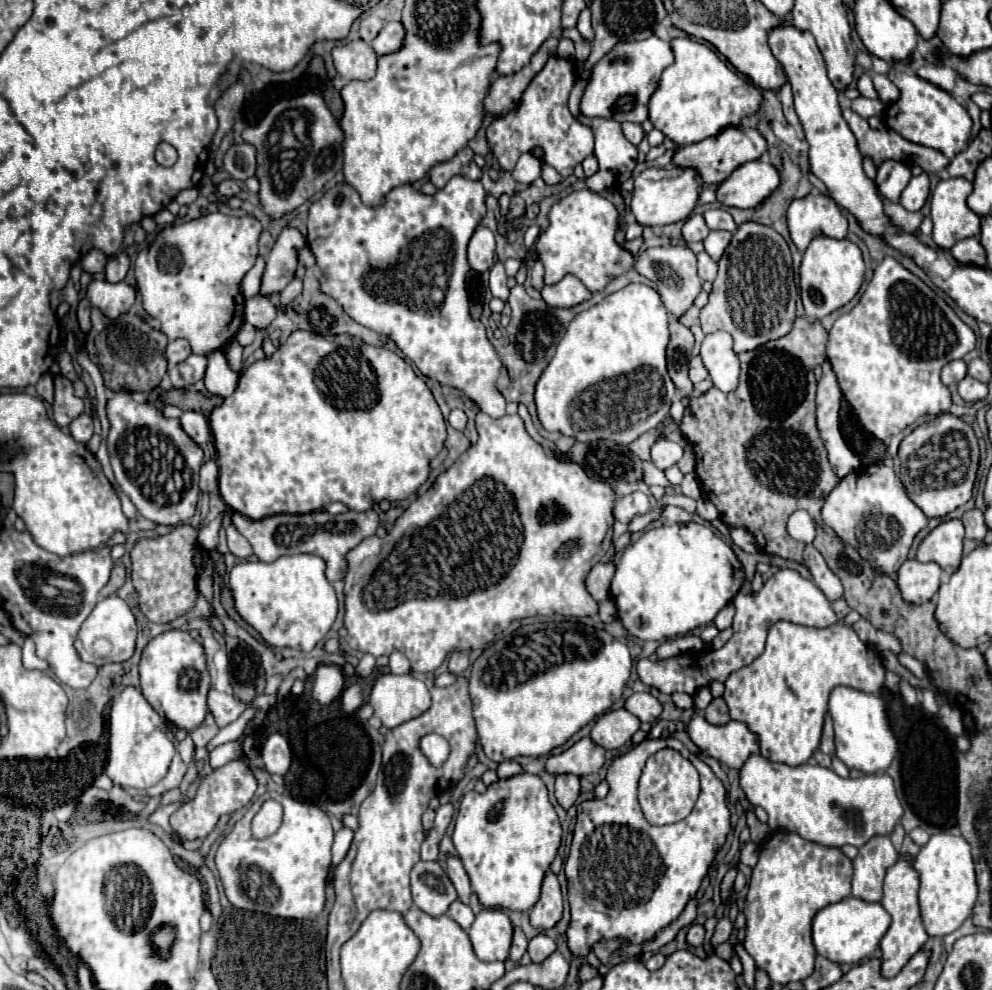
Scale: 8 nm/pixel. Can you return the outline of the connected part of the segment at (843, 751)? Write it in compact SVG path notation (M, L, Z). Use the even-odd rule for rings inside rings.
M834 687L828 699L828 713L834 721L836 757L840 761L862 773L878 773L890 767L898 751L898 741L890 729L886 703L882 697L852 687Z

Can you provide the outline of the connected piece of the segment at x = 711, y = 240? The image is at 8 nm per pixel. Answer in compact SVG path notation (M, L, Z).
M710 231L710 235L704 239L704 251L714 259L714 261L720 261L724 249L728 247L732 239L732 233L728 231Z

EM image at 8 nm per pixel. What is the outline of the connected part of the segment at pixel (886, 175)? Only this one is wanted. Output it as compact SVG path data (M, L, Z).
M888 161L882 163L876 175L876 185L880 195L884 195L890 201L898 201L900 199L900 191L908 185L908 179L912 179L910 169L904 163L896 163L896 161Z

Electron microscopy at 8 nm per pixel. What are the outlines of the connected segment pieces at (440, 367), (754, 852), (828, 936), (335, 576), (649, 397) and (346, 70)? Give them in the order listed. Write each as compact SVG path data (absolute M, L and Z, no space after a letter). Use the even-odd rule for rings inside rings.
M460 175L452 177L436 195L424 195L412 185L396 187L380 207L364 205L350 185L338 183L310 205L306 239L320 269L320 291L324 295L338 301L360 325L390 337L426 377L462 389L490 417L504 417L506 401L494 387L500 357L490 345L484 325L470 317L466 293L466 275L470 271L466 245L486 215L484 199L482 181ZM338 193L344 197L342 203L336 203Z
M748 841L748 843L744 845L742 853L740 853L740 861L742 861L744 865L748 865L748 867L754 867L756 861L758 861L758 845L752 843L752 841Z
M846 897L816 913L814 925L812 925L812 937L814 937L814 947L818 955L834 963L856 965L878 949L880 939L884 937L888 927L890 927L890 915L884 911L880 903L866 903L862 899Z
M374 509L356 513L346 511L342 515L328 515L326 511L312 511L304 515L272 515L266 519L248 519L240 513L232 515L232 525L250 541L254 555L260 561L276 561L282 555L296 555L296 553L312 553L326 561L326 577L330 581L338 581L346 577L348 563L346 553L354 549L362 539L372 537L378 529L378 515Z
M636 283L608 295L602 303L576 315L558 343L550 365L544 369L536 385L538 419L548 431L558 431L584 443L610 439L628 445L642 433L654 431L668 417L676 393L666 371L668 341L668 311L656 289Z
M362 39L340 43L334 51L334 67L340 77L346 77L348 81L368 81L376 73L376 53L374 49L364 43Z

